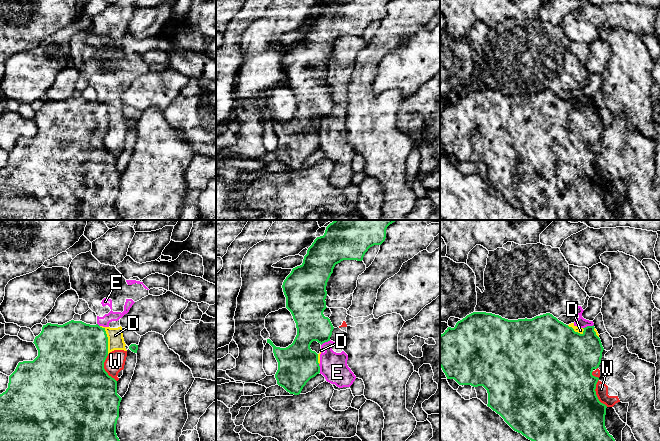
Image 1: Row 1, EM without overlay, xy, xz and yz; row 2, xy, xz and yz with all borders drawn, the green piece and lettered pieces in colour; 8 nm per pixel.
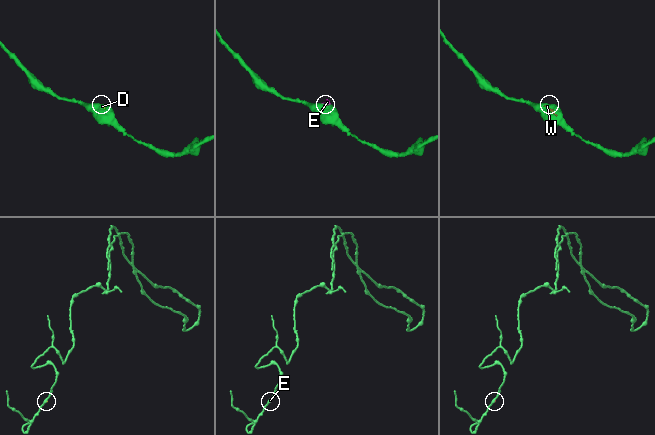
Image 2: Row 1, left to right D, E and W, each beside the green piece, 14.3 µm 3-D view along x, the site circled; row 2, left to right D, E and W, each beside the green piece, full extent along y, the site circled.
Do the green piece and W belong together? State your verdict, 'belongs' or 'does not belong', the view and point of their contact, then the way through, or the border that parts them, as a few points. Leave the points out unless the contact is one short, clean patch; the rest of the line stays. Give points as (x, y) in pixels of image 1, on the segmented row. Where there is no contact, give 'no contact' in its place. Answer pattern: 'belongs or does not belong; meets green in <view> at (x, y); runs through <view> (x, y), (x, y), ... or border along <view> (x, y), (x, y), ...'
does not belong; meets green in yz at (595, 388)

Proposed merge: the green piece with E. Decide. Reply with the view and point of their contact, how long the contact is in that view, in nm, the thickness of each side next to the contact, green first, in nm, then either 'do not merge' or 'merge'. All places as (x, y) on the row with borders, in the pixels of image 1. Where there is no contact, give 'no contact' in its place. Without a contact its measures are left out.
meets green in yz at (588, 326); contact 90 nm long; 340 nm thick on the green side, 80 nm on the other; do not merge

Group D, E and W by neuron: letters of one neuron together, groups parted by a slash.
D E W

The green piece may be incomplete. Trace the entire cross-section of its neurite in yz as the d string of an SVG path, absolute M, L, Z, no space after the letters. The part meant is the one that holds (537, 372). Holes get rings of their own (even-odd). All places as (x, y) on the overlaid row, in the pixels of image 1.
M473 312L458 321L454 328L448 327L440 335L440 367L447 379L454 379L459 385L483 386L488 393L487 406L499 414L514 431L521 433L531 441L615 441L605 427L607 406L601 403L596 395L595 389L599 378L592 375L593 370L597 369L601 363L604 350L594 328L594 325L587 326L580 334L550 313L532 319L508 320L492 313Z

